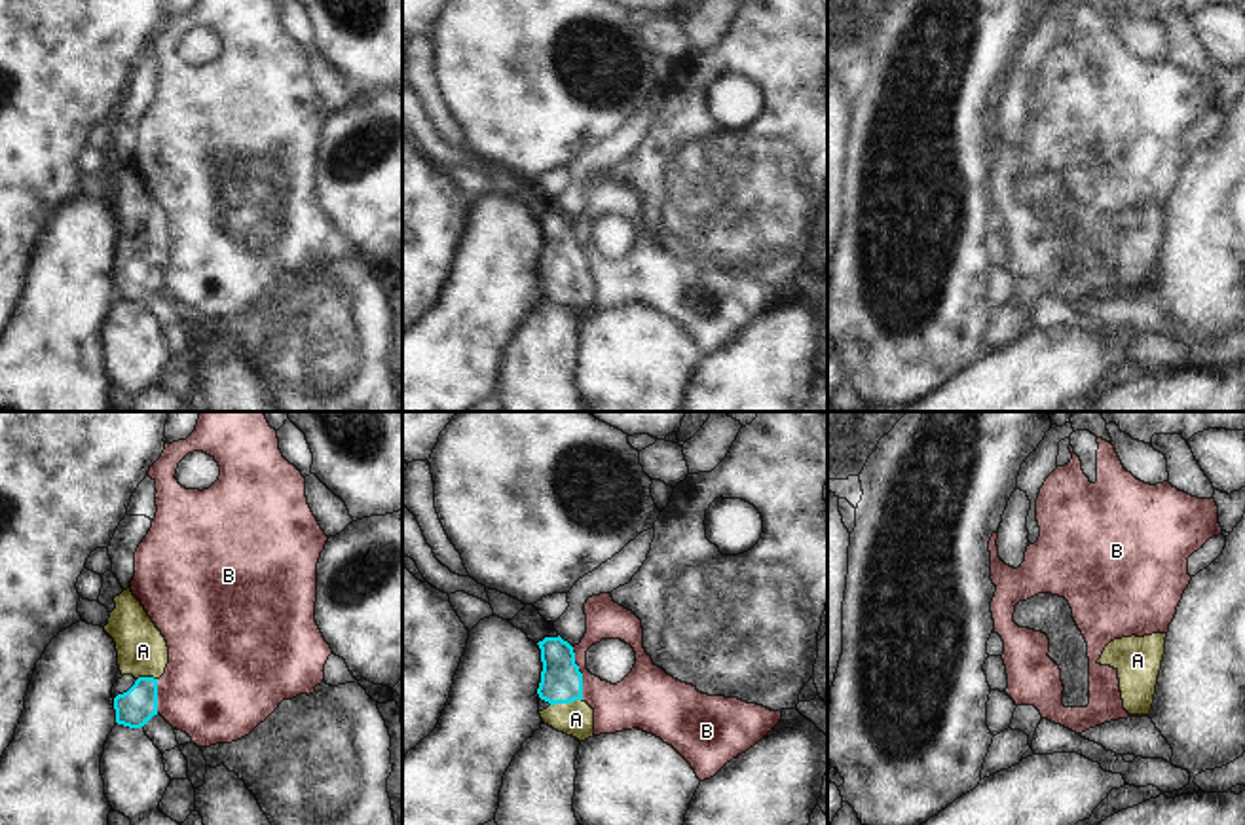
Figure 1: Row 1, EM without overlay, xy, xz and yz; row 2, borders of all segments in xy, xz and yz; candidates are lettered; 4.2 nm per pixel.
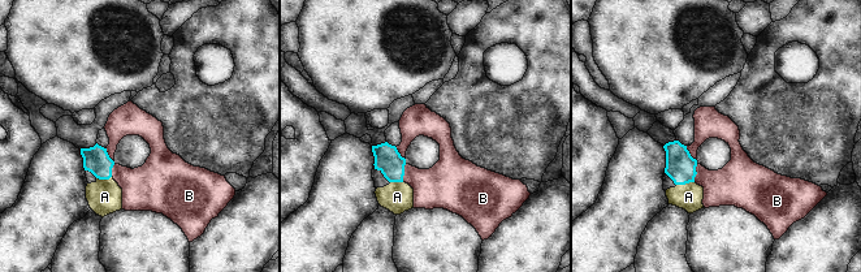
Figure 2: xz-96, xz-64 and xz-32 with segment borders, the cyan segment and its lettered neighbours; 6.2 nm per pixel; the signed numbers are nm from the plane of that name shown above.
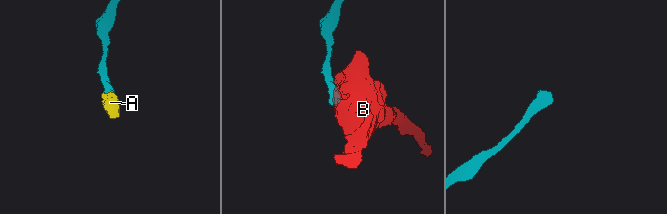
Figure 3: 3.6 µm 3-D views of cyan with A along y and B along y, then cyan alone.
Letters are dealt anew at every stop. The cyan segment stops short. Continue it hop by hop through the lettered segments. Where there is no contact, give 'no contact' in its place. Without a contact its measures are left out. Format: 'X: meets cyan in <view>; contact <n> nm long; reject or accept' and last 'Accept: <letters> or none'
A: meets cyan in xz; contact 140 nm long; accept
B: meets cyan in xz; contact 220 nm long; reject
Accept: A

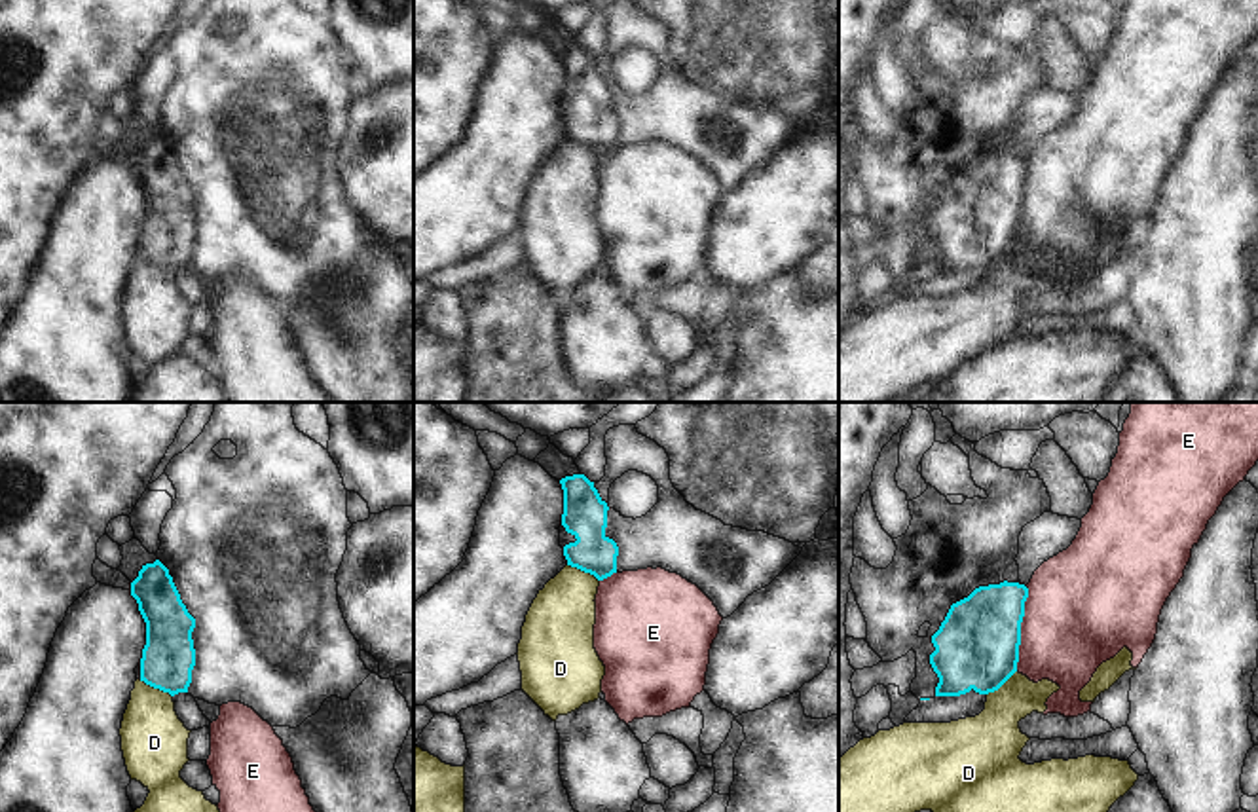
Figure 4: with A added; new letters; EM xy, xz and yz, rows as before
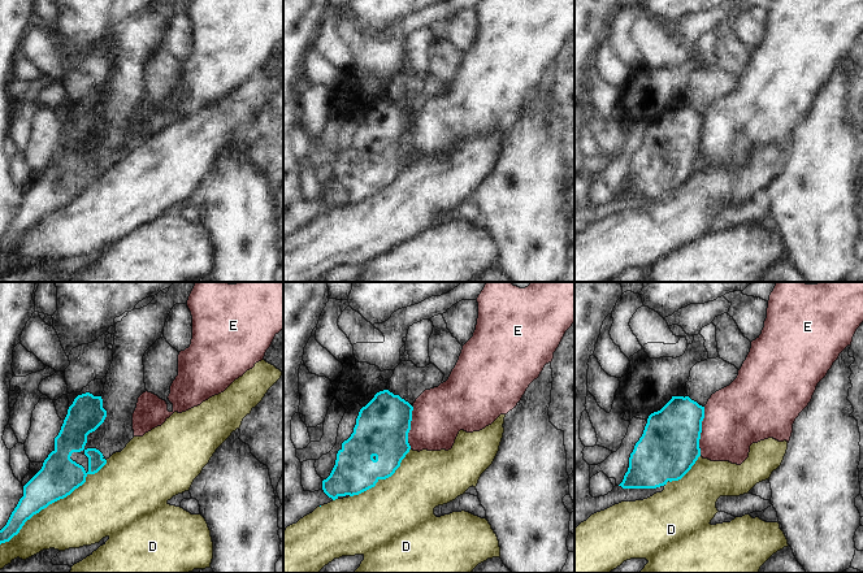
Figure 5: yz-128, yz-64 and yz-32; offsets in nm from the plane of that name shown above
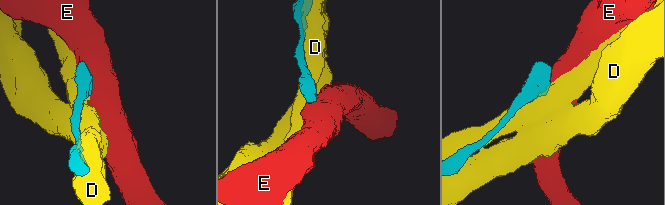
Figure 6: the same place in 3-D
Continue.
D: meets cyan in xy; contact 160 nm long; reject
E: meets cyan in yz; contact 360 nm long; reject
Accept: none

